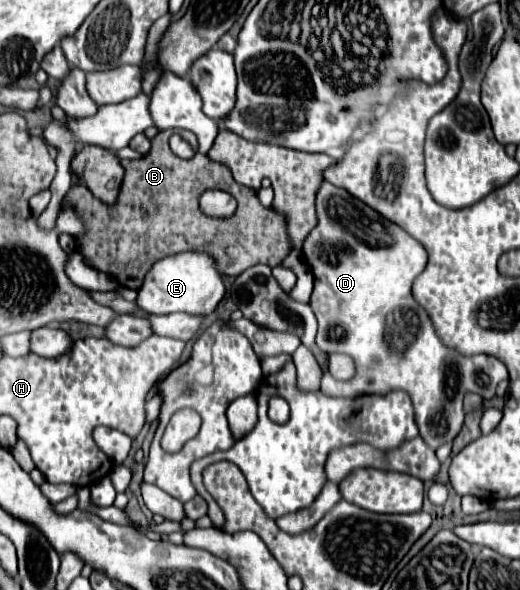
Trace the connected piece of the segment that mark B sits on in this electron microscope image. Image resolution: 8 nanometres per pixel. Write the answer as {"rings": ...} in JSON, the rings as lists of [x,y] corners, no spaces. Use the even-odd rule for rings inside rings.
{"rings":[[[177,128],[175,130],[161,130],[151,140],[151,150],[147,156],[143,156],[141,160],[123,160],[121,164],[125,168],[125,178],[123,178],[121,194],[119,194],[119,200],[115,206],[105,206],[95,196],[83,196],[83,186],[73,188],[65,196],[65,200],[71,202],[77,208],[77,212],[83,216],[85,226],[87,226],[87,234],[83,238],[75,240],[77,250],[83,254],[83,258],[87,256],[87,262],[93,268],[97,268],[99,272],[111,274],[121,286],[139,290],[147,272],[151,270],[151,266],[155,262],[159,262],[165,256],[185,252],[185,250],[205,250],[205,252],[213,254],[217,258],[217,266],[221,266],[221,272],[225,276],[239,276],[243,270],[247,270],[255,264],[265,264],[265,266],[275,268],[275,266],[281,266],[285,256],[289,256],[291,240],[289,240],[289,232],[287,232],[285,214],[279,214],[273,208],[261,206],[261,202],[257,198],[257,190],[251,190],[247,186],[237,184],[231,176],[231,170],[225,164],[211,160],[207,154],[201,154],[193,132],[181,130],[181,128],[179,130]],[[171,134],[183,136],[193,146],[193,150],[197,154],[191,160],[177,158],[169,150],[169,136]],[[209,188],[225,190],[237,200],[237,210],[231,218],[209,218],[199,210],[199,196]]]}

